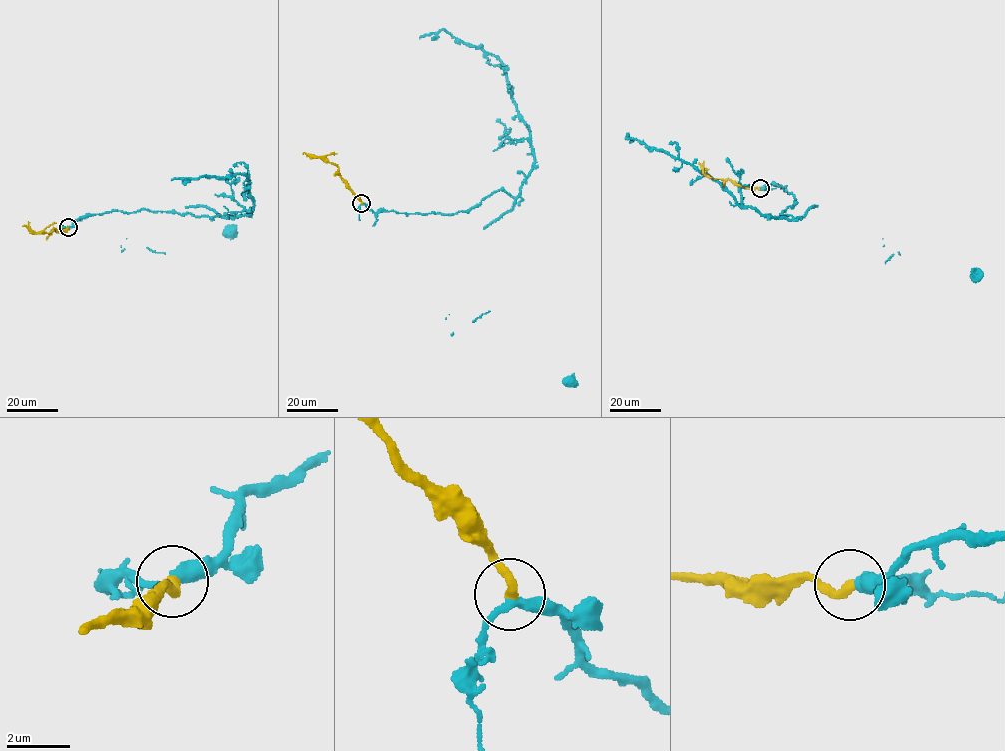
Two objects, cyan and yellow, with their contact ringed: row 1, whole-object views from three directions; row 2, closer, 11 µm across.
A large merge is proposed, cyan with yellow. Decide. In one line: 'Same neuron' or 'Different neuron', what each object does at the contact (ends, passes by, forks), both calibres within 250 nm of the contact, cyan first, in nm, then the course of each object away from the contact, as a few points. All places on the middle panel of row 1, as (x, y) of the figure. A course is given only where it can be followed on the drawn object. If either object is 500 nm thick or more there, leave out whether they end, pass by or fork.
Same neuron. At the ring cyan passes by. At the ring yellow ends. Thickness 280 nm (cyan) against 300 nm. Course of cyan: (361, 204), (445, 215), (500, 190), (511, 196), (514, 207), (483, 228), (490, 311), (569, 382). Course of yellow: (361, 203), (336, 165), (303, 153)

